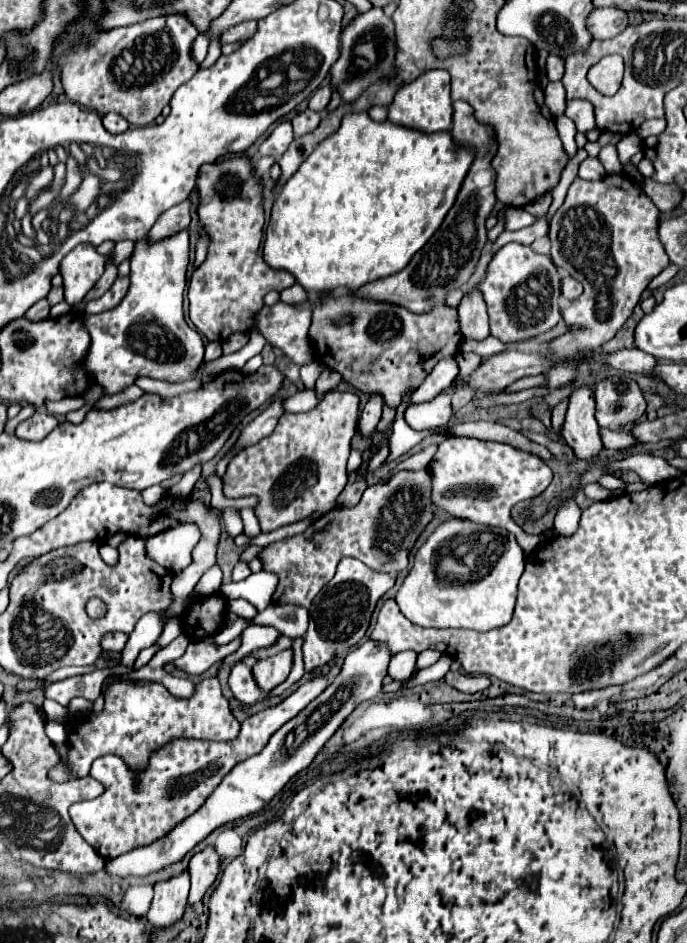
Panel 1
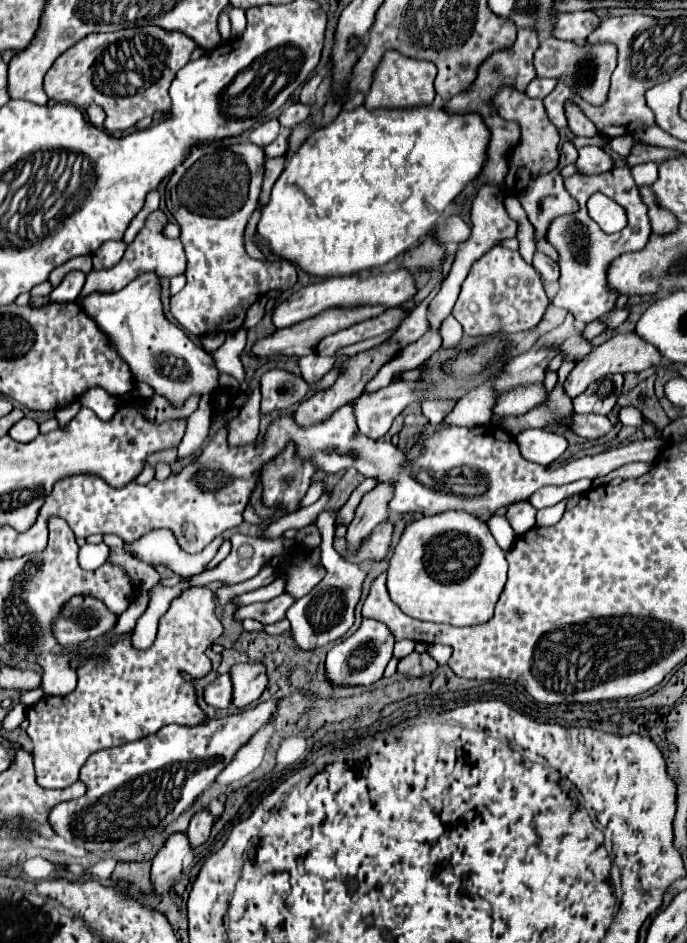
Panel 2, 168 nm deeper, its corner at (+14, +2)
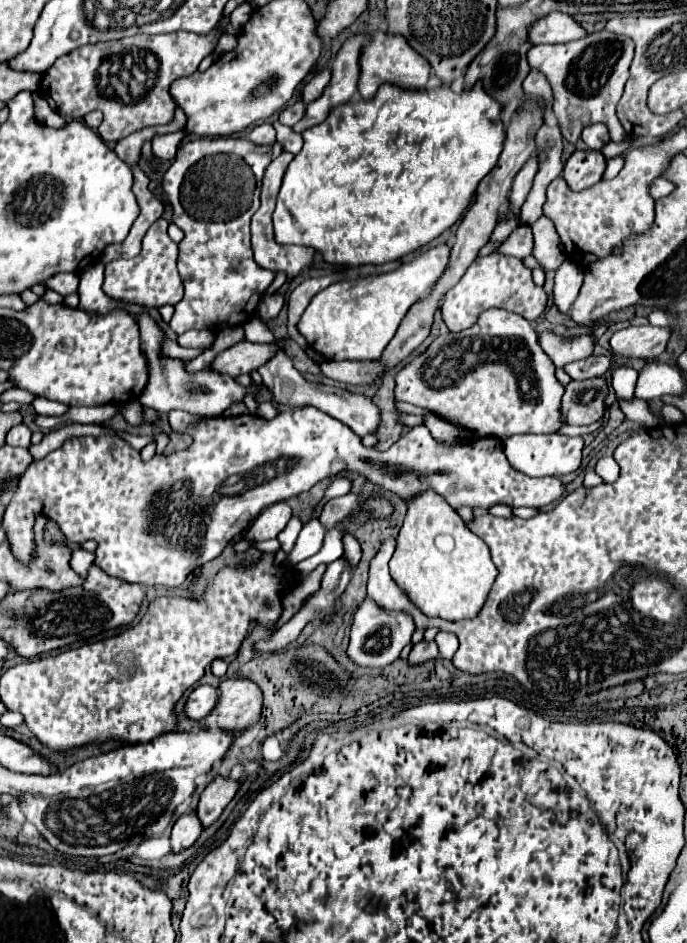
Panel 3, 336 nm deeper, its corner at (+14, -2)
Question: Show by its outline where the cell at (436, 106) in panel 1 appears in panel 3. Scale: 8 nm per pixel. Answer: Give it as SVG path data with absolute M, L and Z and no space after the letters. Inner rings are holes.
M374 32L370 40L362 46L360 54L360 80L358 92L364 100L370 100L378 86L384 82L402 86L402 88L424 88L430 76L430 64L408 44L404 36L394 36L388 32Z

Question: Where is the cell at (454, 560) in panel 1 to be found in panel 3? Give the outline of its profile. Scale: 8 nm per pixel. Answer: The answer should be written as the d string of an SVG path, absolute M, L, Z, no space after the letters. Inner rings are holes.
M434 490L420 492L406 500L406 506L404 526L396 538L398 546L390 560L392 578L426 616L440 616L444 620L476 616L486 602L496 576L486 542L472 536L464 520Z

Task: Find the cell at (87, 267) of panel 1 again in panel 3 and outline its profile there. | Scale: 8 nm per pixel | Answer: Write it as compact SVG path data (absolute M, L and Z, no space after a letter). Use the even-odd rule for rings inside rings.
M62 272L62 274L56 274L50 280L46 280L46 286L62 296L68 296L68 294L74 294L78 290L78 276Z

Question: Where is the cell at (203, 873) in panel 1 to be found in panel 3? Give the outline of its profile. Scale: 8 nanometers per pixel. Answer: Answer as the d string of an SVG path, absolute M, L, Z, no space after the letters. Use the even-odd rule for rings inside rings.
M216 776L206 790L200 796L198 802L198 818L202 820L204 828L210 826L214 820L220 818L222 810L228 806L228 802L234 798L236 790L238 790L240 782L234 778L224 778L224 776Z

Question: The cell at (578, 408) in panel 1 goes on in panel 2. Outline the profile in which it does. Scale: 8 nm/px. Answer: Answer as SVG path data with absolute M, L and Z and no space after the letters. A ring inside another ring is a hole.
M634 332L632 334L618 334L618 336L610 338L610 340L606 340L602 346L594 348L586 358L582 358L574 366L574 370L570 372L570 376L564 382L564 392L570 398L576 398L588 388L588 384L592 384L594 380L598 380L598 378L602 378L606 374L614 374L614 372L620 372L620 374L624 374L624 372L642 372L642 370L646 370L650 366L660 364L660 360L662 358L654 350L654 346L646 344L644 340L638 340L638 336L634 336Z

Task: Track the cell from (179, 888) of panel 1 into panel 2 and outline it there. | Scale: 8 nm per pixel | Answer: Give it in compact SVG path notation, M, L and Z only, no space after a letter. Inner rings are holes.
M172 834L166 840L166 844L158 850L158 854L152 860L150 882L154 894L164 896L172 890L176 878L182 874L182 864L188 852L190 852L190 844L186 834Z

